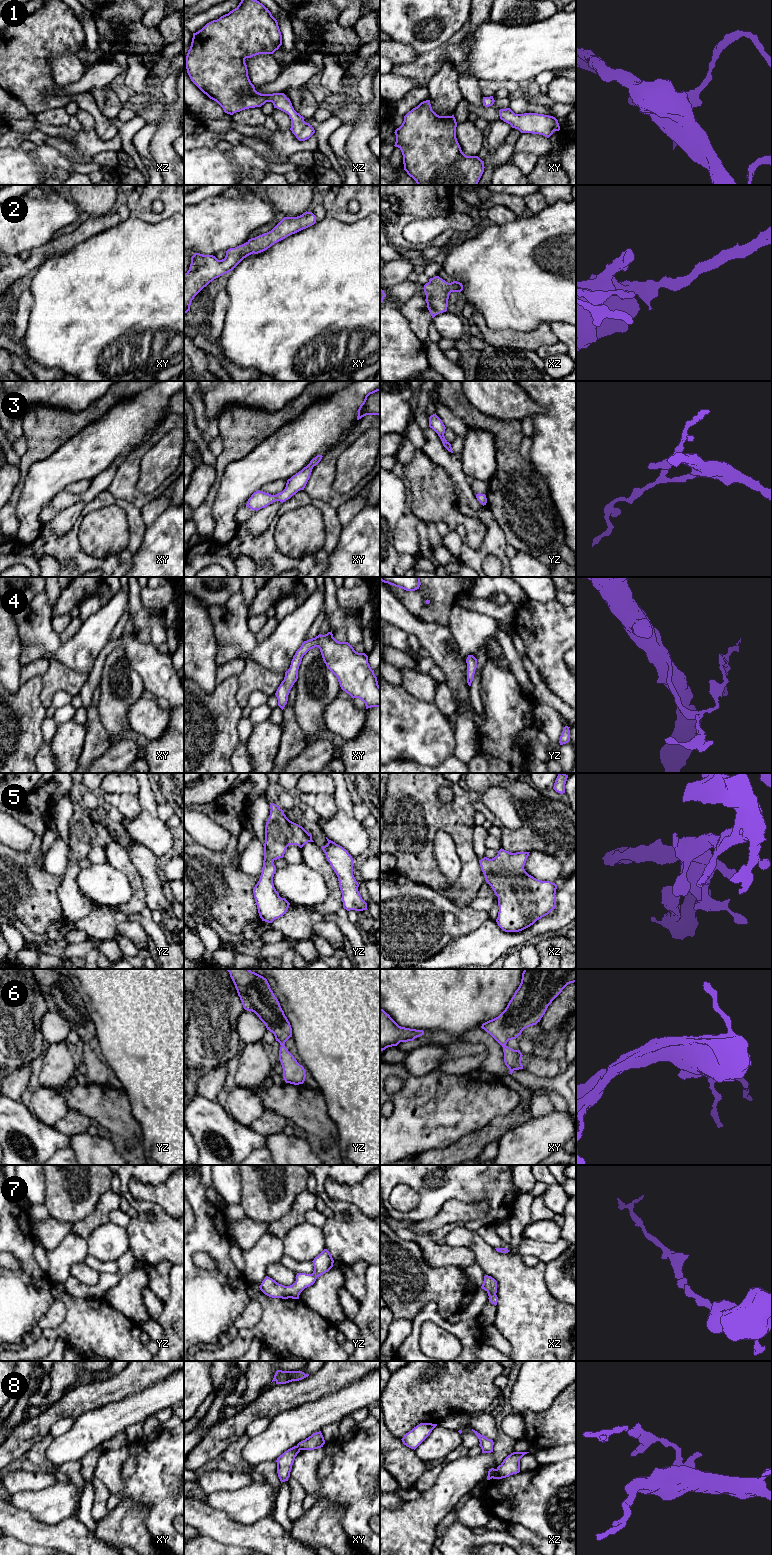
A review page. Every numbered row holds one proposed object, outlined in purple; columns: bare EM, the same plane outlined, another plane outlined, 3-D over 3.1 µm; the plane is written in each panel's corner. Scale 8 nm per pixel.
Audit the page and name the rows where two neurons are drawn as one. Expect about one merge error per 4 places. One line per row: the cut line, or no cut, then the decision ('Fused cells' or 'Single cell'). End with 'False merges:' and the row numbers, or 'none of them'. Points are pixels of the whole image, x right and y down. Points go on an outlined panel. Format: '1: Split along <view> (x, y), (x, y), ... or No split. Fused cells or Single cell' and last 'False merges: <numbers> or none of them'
1: No split. Single cell
2: No split. Single cell
3: No split. Single cell
4: No split. Single cell
5: No split. Single cell
6: No split. Single cell
7: No split. Single cell
8: Split along xz (496, 1469), (491, 1477). Fused cells
False merges: 8

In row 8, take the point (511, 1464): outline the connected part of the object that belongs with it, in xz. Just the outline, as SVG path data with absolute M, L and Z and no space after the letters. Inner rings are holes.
M513 1452L497 1467L493 1479L502 1479L520 1472L520 1459L529 1452Z

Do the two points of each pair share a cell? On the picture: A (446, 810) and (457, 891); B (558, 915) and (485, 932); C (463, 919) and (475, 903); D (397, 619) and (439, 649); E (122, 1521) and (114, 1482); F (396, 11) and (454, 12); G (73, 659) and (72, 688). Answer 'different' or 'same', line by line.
A: same
B: same
C: different
D: same
E: different
F: same
G: different

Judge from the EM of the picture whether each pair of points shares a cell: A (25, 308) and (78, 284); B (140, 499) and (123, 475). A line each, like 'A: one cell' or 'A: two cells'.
A: two cells
B: one cell

